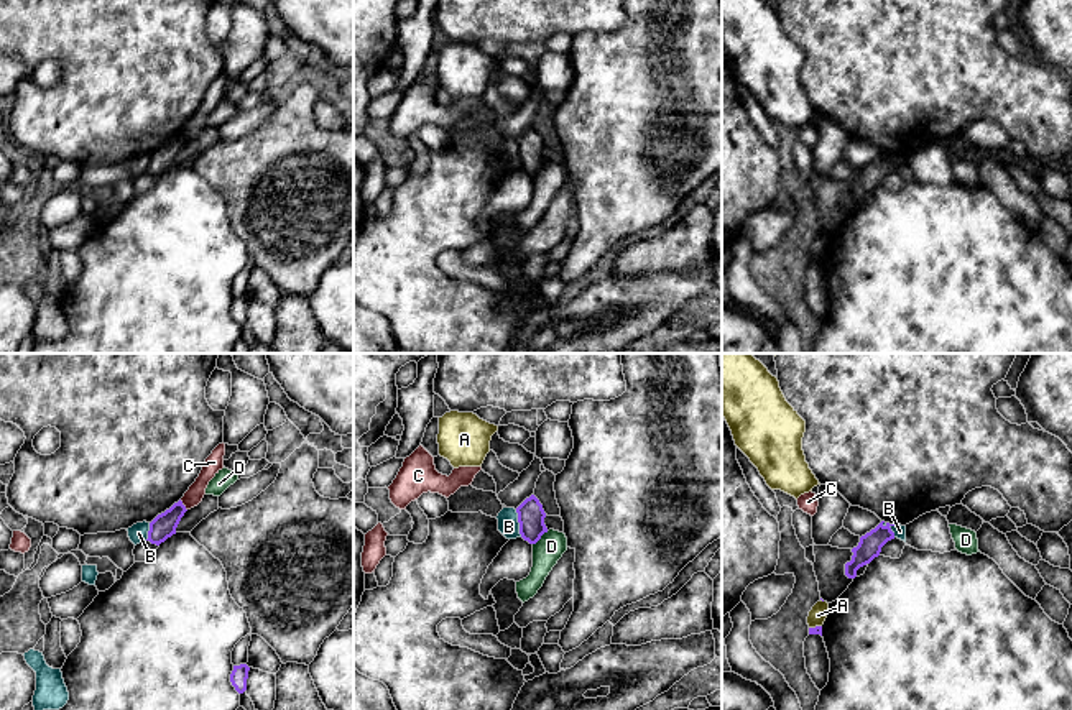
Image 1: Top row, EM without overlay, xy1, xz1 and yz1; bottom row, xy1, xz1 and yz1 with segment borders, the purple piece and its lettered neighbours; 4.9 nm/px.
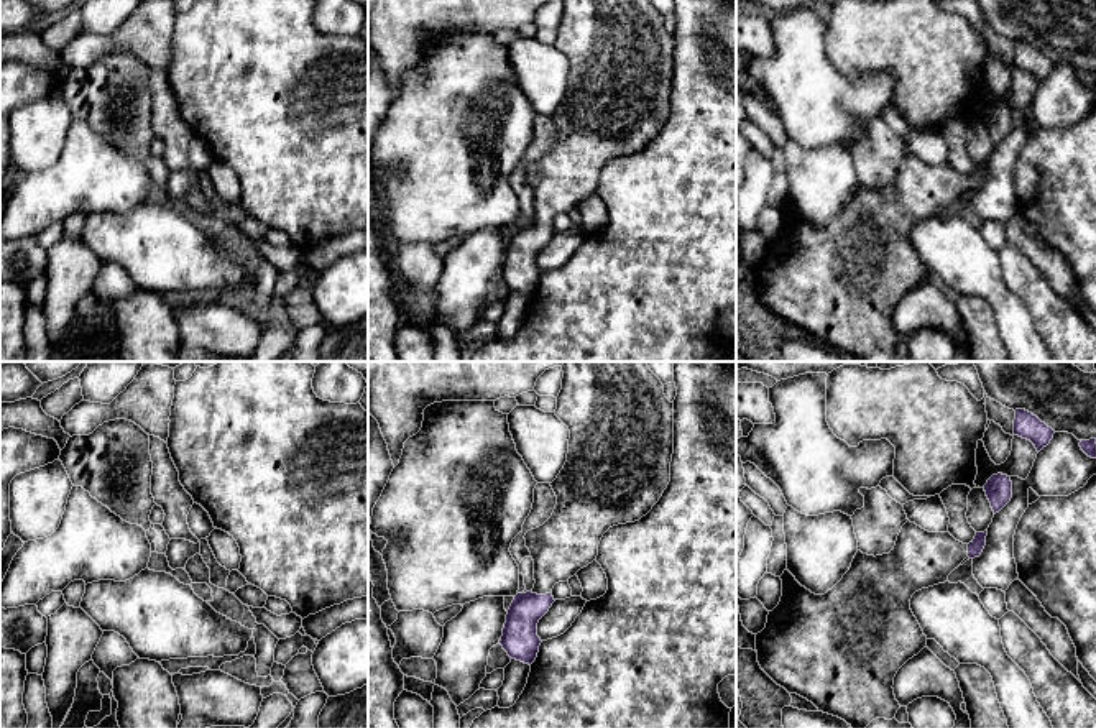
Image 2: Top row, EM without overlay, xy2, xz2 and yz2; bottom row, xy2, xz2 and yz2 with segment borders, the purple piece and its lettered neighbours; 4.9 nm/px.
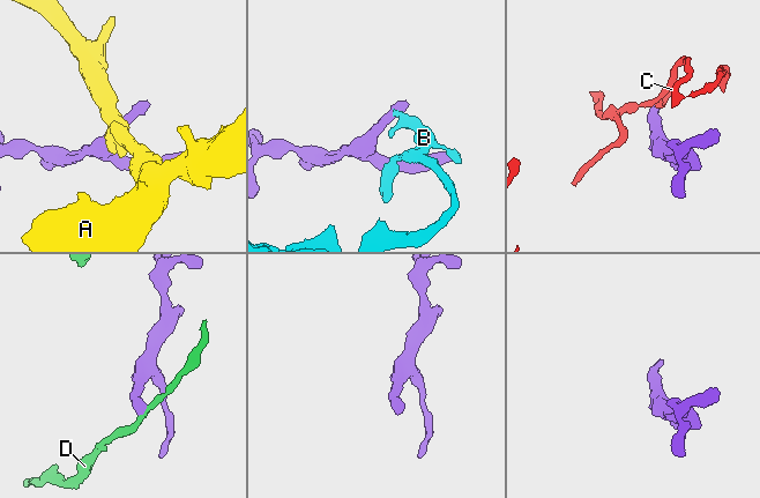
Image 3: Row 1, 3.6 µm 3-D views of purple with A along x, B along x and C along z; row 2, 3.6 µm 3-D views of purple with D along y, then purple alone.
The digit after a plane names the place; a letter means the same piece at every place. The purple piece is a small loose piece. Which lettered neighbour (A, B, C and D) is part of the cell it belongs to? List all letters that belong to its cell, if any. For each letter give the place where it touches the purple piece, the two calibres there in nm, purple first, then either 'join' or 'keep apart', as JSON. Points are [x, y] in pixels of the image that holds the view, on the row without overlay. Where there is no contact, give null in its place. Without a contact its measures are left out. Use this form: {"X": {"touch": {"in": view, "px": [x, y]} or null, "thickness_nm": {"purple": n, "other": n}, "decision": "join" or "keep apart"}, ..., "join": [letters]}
{"A": {"touch": {"in": "yz1", "px": [816, 258]}, "thickness_nm": {"purple": 50, "other": 90}, "decision": "keep apart"}, "B": {"touch": {"in": "xz1", "px": [518, 153]}, "thickness_nm": {"purple": 130, "other": 100}, "decision": "keep apart"}, "C": {"touch": {"in": "xy1", "px": [183, 137]}, "thickness_nm": {"purple": 120, "other": 90}, "decision": "keep apart"}, "D": {"touch": {"in": "xz1", "px": [540, 170]}, "thickness_nm": {"purple": 130, "other": 140}, "decision": "keep apart"}, "join": []}

